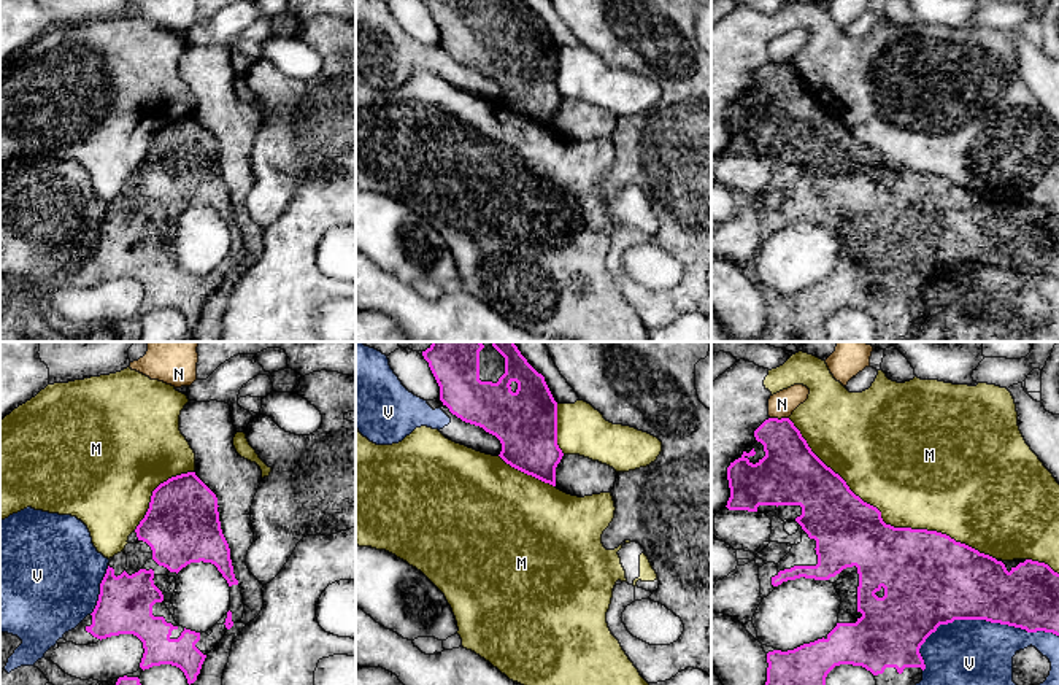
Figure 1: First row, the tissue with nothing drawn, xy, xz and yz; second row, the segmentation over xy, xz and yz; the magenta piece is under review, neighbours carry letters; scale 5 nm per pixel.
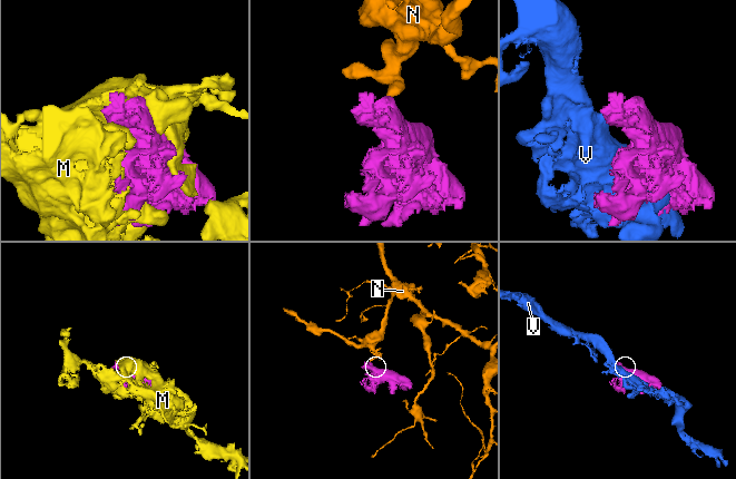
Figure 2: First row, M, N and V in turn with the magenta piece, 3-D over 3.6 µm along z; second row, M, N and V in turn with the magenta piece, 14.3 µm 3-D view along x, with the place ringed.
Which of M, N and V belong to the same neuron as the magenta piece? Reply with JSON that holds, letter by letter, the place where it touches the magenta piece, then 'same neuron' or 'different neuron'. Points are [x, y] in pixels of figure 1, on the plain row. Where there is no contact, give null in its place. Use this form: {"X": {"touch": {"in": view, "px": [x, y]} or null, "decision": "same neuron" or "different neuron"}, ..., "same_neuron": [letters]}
{"M": {"touch": {"in": "yz", "px": [883, 166]}, "decision": "different neuron"}, "N": {"touch": {"in": "yz", "px": [781, 62]}, "decision": "different neuron"}, "V": {"touch": {"in": "yz", "px": [985, 263]}, "decision": "different neuron"}, "same_neuron": []}

